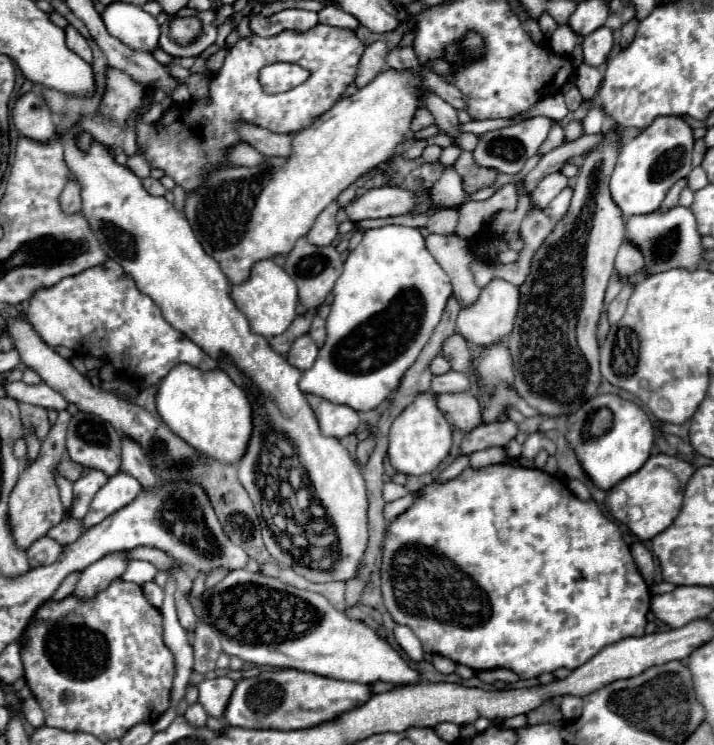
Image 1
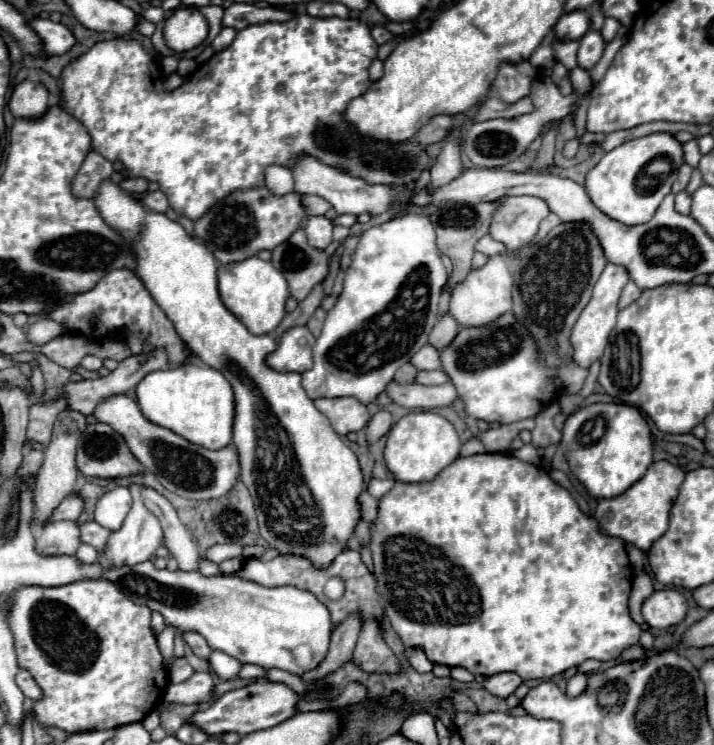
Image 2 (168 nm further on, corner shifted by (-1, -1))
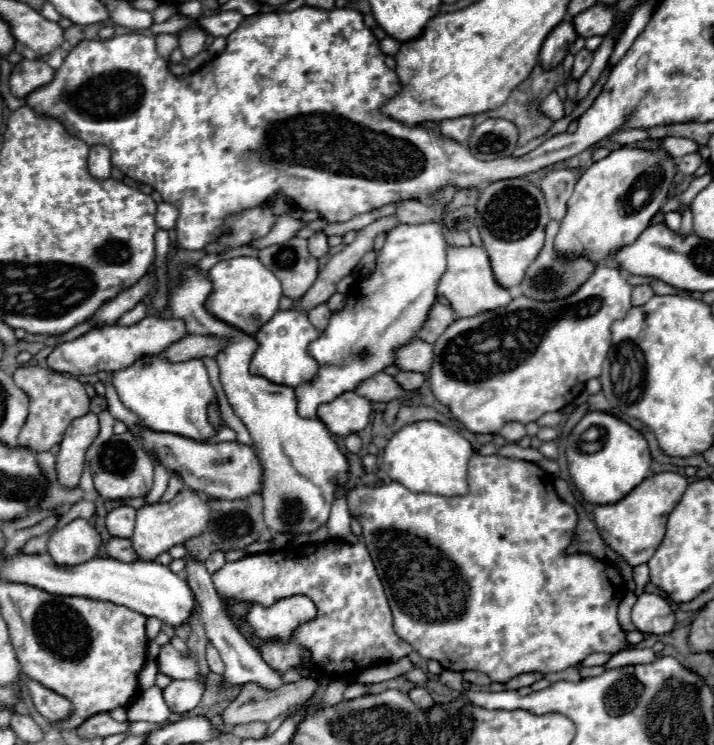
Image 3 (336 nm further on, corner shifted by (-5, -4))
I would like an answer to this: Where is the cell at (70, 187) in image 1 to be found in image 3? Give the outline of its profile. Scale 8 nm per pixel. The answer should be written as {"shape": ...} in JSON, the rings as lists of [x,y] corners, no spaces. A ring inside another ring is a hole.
{"shape":[[[92,145],[88,155],[88,169],[96,179],[108,179],[112,171],[110,149],[106,145]]]}

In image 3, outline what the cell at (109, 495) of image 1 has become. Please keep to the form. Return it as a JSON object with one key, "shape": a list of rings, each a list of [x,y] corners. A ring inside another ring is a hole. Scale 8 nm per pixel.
{"shape":[[[120,505],[106,515],[106,529],[112,537],[132,537],[134,533],[134,517],[136,509],[128,505]]]}

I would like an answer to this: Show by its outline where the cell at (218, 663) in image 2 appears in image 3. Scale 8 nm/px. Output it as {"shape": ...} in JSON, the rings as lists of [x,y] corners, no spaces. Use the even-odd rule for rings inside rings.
{"shape":[[[194,559],[188,561],[188,565],[186,565],[186,579],[188,579],[188,585],[190,585],[194,597],[196,597],[198,605],[200,605],[200,607],[198,607],[198,609],[200,609],[198,615],[200,615],[200,621],[202,621],[202,625],[204,625],[204,629],[206,629],[206,637],[208,637],[208,641],[218,649],[218,653],[220,653],[220,657],[222,657],[222,661],[224,661],[224,665],[226,665],[224,679],[226,679],[228,683],[236,683],[236,685],[256,683],[256,685],[260,685],[260,687],[264,687],[264,689],[278,689],[278,687],[282,687],[284,681],[282,681],[280,673],[272,671],[272,667],[268,667],[268,665],[264,663],[262,655],[242,637],[242,633],[234,627],[234,623],[232,623],[232,621],[228,619],[228,615],[224,613],[224,605],[222,605],[222,601],[218,599],[218,593],[216,593],[214,585],[212,585],[210,573],[206,571],[204,563],[194,561]]]}

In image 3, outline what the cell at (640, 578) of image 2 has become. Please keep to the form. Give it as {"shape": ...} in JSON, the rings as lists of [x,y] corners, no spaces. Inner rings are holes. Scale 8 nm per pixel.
{"shape":[[[630,591],[630,593],[626,593],[626,599],[622,599],[620,605],[618,605],[618,621],[620,621],[620,627],[622,627],[624,631],[634,631],[632,621],[630,621],[632,603],[636,603],[636,595]]]}

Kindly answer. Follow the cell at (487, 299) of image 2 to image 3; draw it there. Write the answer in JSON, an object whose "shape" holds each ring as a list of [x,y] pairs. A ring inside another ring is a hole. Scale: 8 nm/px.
{"shape":[[[450,245],[446,249],[446,253],[448,253],[448,269],[438,281],[438,295],[446,297],[450,301],[450,305],[458,317],[472,317],[472,315],[478,315],[480,311],[492,311],[496,307],[504,307],[504,303],[510,303],[512,297],[510,297],[508,289],[500,287],[492,279],[492,267],[490,267],[488,255],[482,247]]]}

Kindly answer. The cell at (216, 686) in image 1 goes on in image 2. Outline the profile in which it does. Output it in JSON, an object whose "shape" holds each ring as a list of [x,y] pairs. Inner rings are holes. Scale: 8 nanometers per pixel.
{"shape":[[[196,672],[182,684],[170,684],[166,688],[164,700],[170,704],[202,704],[216,700],[214,682],[210,674]]]}

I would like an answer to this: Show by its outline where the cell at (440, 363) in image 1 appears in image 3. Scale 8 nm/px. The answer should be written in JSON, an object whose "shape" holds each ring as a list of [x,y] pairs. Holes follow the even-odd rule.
{"shape":[[[412,339],[406,345],[398,347],[394,357],[396,357],[396,367],[400,371],[426,373],[432,367],[432,345],[424,343],[422,339]]]}

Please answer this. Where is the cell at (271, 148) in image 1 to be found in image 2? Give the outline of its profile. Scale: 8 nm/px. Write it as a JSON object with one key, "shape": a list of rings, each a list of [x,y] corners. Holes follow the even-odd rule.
{"shape":[[[298,154],[298,156],[294,156],[294,170],[292,170],[292,174],[294,174],[294,182],[296,182],[294,188],[298,192],[316,194],[316,196],[326,198],[334,206],[334,210],[338,214],[354,214],[354,216],[364,214],[364,212],[382,214],[394,202],[394,196],[392,196],[390,188],[386,188],[384,184],[368,184],[362,178],[356,178],[356,176],[348,174],[348,172],[340,172],[334,166],[322,164],[318,158],[314,158],[310,154]]]}

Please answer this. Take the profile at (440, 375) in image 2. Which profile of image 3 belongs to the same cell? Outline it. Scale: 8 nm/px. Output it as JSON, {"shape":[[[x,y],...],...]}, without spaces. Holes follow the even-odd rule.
{"shape":[[[400,371],[400,373],[394,377],[394,381],[396,381],[402,389],[406,389],[406,391],[414,391],[414,389],[418,389],[418,387],[426,381],[426,377],[424,377],[422,373],[406,373],[406,371]]]}

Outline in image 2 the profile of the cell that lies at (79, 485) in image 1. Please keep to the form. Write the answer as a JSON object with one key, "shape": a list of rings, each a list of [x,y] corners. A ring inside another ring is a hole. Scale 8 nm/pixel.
{"shape":[[[70,494],[68,498],[62,500],[62,504],[56,508],[52,514],[52,520],[70,520],[78,522],[78,518],[84,512],[84,498],[80,494]]]}

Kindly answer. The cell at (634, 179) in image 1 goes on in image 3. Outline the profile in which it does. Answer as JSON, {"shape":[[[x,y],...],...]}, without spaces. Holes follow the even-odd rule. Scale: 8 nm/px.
{"shape":[[[620,147],[606,159],[592,163],[578,179],[566,215],[560,221],[560,231],[554,239],[556,255],[568,259],[586,257],[596,265],[606,263],[610,255],[624,245],[632,245],[650,225],[668,197],[674,175],[676,163],[662,149],[644,151],[638,147]]]}

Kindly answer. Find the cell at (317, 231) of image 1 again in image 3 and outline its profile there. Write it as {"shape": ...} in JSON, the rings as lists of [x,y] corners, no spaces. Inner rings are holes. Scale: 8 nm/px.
{"shape":[[[322,233],[312,235],[312,237],[308,239],[308,251],[310,251],[310,255],[316,257],[316,259],[324,257],[324,255],[328,253],[328,241],[326,241],[326,235],[322,235]]]}

